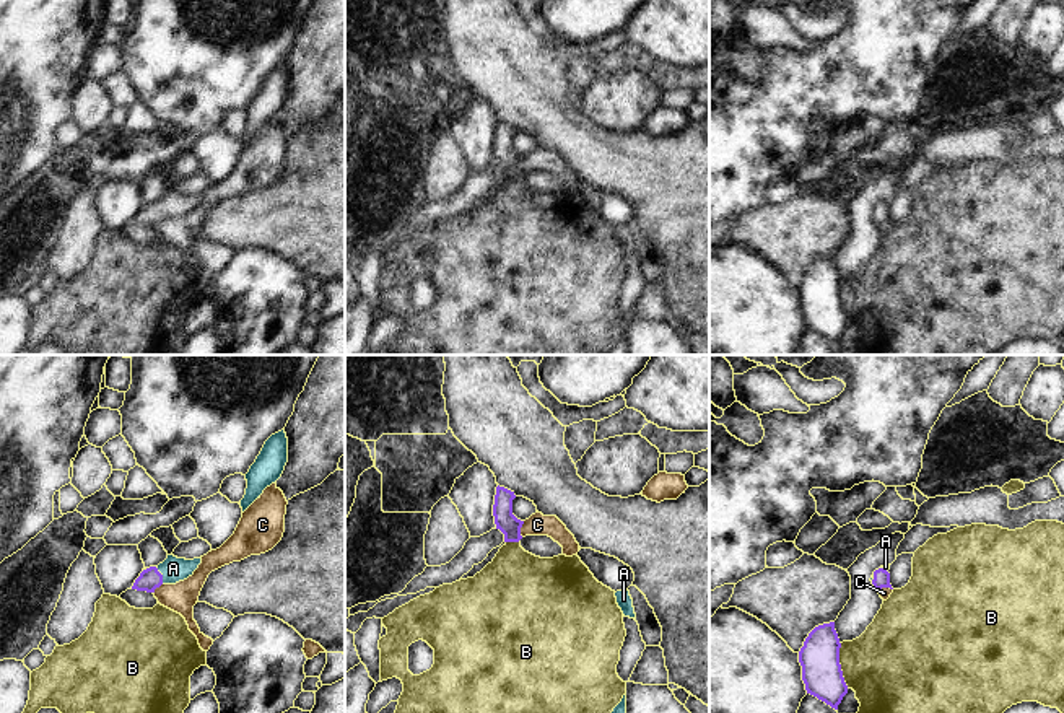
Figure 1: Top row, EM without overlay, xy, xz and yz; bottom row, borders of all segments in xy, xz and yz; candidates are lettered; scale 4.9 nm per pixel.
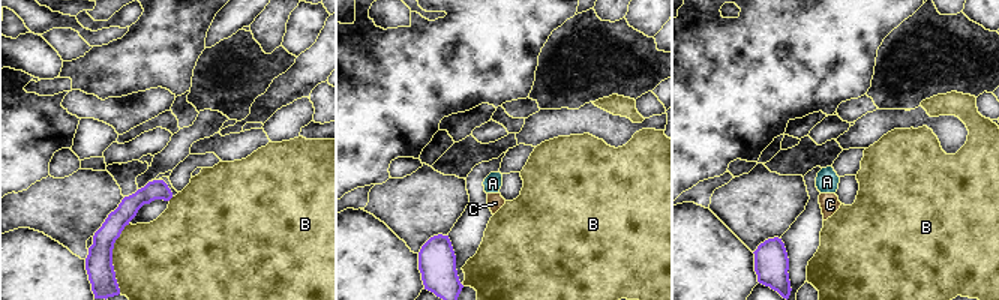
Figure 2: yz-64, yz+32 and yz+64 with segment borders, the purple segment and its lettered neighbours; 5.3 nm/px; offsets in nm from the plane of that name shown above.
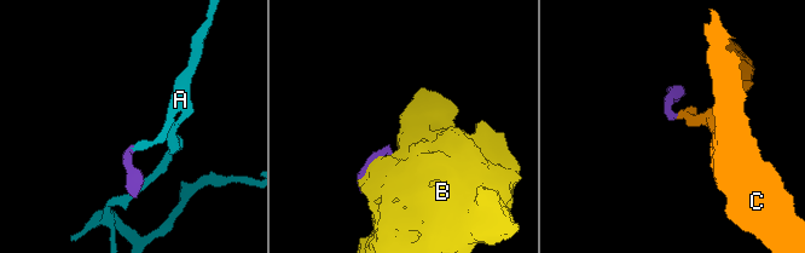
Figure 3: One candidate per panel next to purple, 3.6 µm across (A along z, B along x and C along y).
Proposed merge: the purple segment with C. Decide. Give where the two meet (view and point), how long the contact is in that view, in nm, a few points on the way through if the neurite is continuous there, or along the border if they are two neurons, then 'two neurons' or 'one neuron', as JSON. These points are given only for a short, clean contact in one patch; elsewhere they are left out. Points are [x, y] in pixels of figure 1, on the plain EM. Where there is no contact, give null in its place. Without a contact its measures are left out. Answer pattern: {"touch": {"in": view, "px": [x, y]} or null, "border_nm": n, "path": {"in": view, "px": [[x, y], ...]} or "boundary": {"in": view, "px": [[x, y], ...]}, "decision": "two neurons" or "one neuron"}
{"touch": {"in": "xz", "px": [519, 165]}, "border_nm": 80, "boundary": {"in": "xz", "px": [[524, 157], [521, 171]]}, "decision": "two neurons"}

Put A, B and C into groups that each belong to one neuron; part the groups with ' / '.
A / B / C

